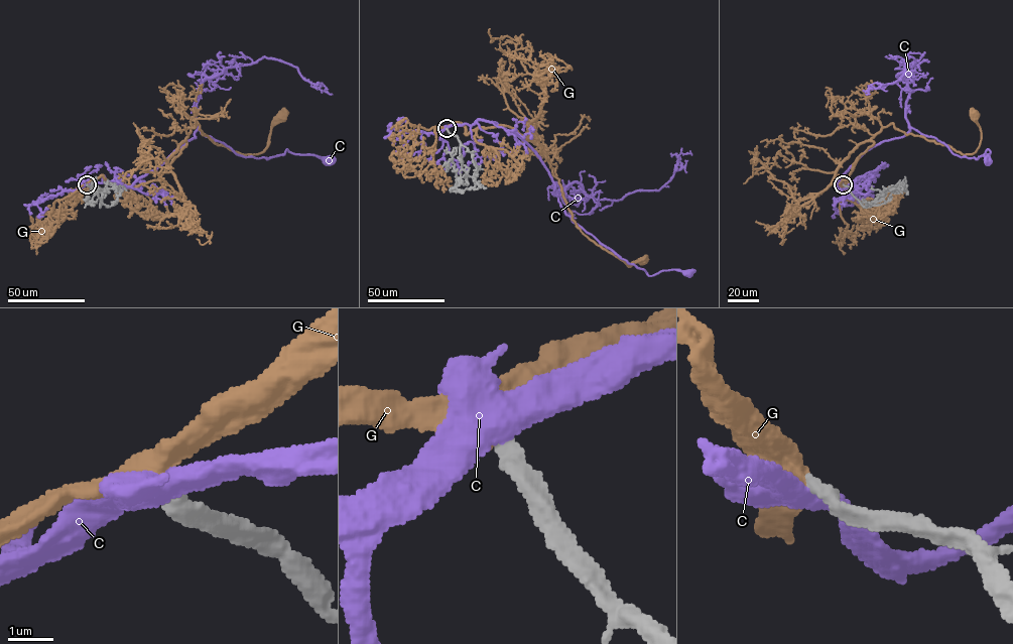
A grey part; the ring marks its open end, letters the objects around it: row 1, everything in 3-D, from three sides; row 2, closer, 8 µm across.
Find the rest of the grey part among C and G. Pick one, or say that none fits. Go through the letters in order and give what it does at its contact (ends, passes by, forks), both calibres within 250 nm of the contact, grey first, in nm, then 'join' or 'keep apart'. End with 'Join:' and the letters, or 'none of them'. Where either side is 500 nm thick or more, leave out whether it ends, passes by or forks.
C: 400 nm thick on the grey side, 500 nm on the other; keep apart
G: it passes by; 400 nm thick on the grey side, 400 nm on the other; join
Join: G

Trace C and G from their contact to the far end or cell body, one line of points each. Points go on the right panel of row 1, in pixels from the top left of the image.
C: (843, 184), (835, 182), (866, 150), (911, 128), (961, 157), (977, 158), (988, 149), (988, 161)
G: (843, 184), (839, 175), (849, 180), (840, 184), (891, 123), (973, 153), (981, 139), (975, 114)

